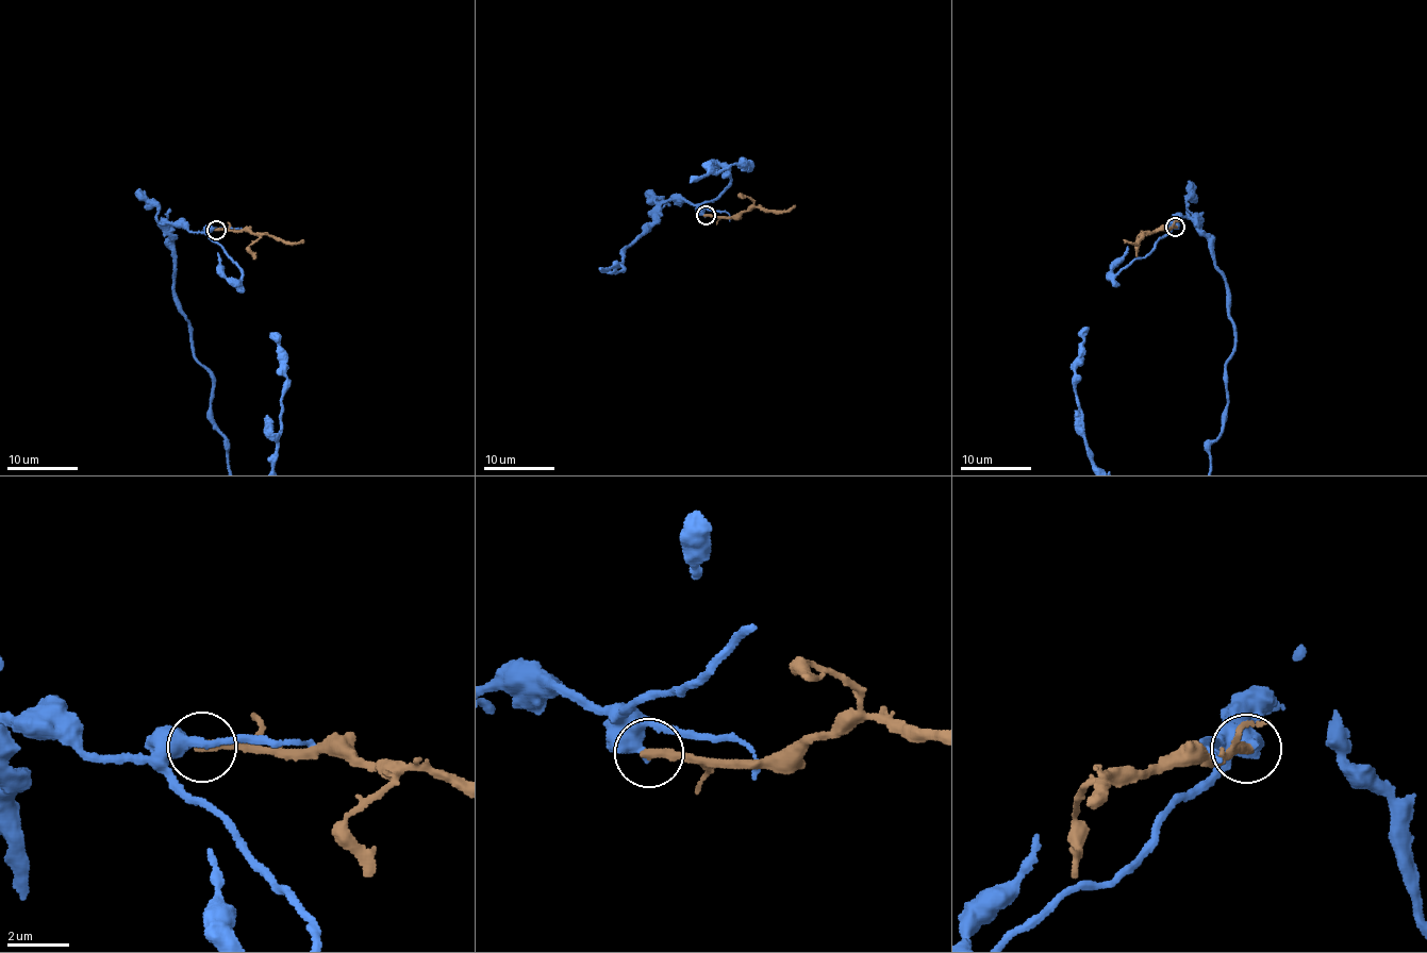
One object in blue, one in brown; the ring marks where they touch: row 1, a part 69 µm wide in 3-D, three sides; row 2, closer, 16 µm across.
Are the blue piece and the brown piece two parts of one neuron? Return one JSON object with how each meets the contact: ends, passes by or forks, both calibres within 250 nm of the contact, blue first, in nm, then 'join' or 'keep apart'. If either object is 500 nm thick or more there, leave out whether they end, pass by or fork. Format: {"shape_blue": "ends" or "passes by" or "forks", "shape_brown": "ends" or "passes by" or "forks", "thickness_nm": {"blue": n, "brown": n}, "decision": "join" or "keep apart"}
{"shape_blue": "ends", "shape_brown": "ends", "thickness_nm": {"blue": 400, "brown": 320}, "decision": "keep apart"}

